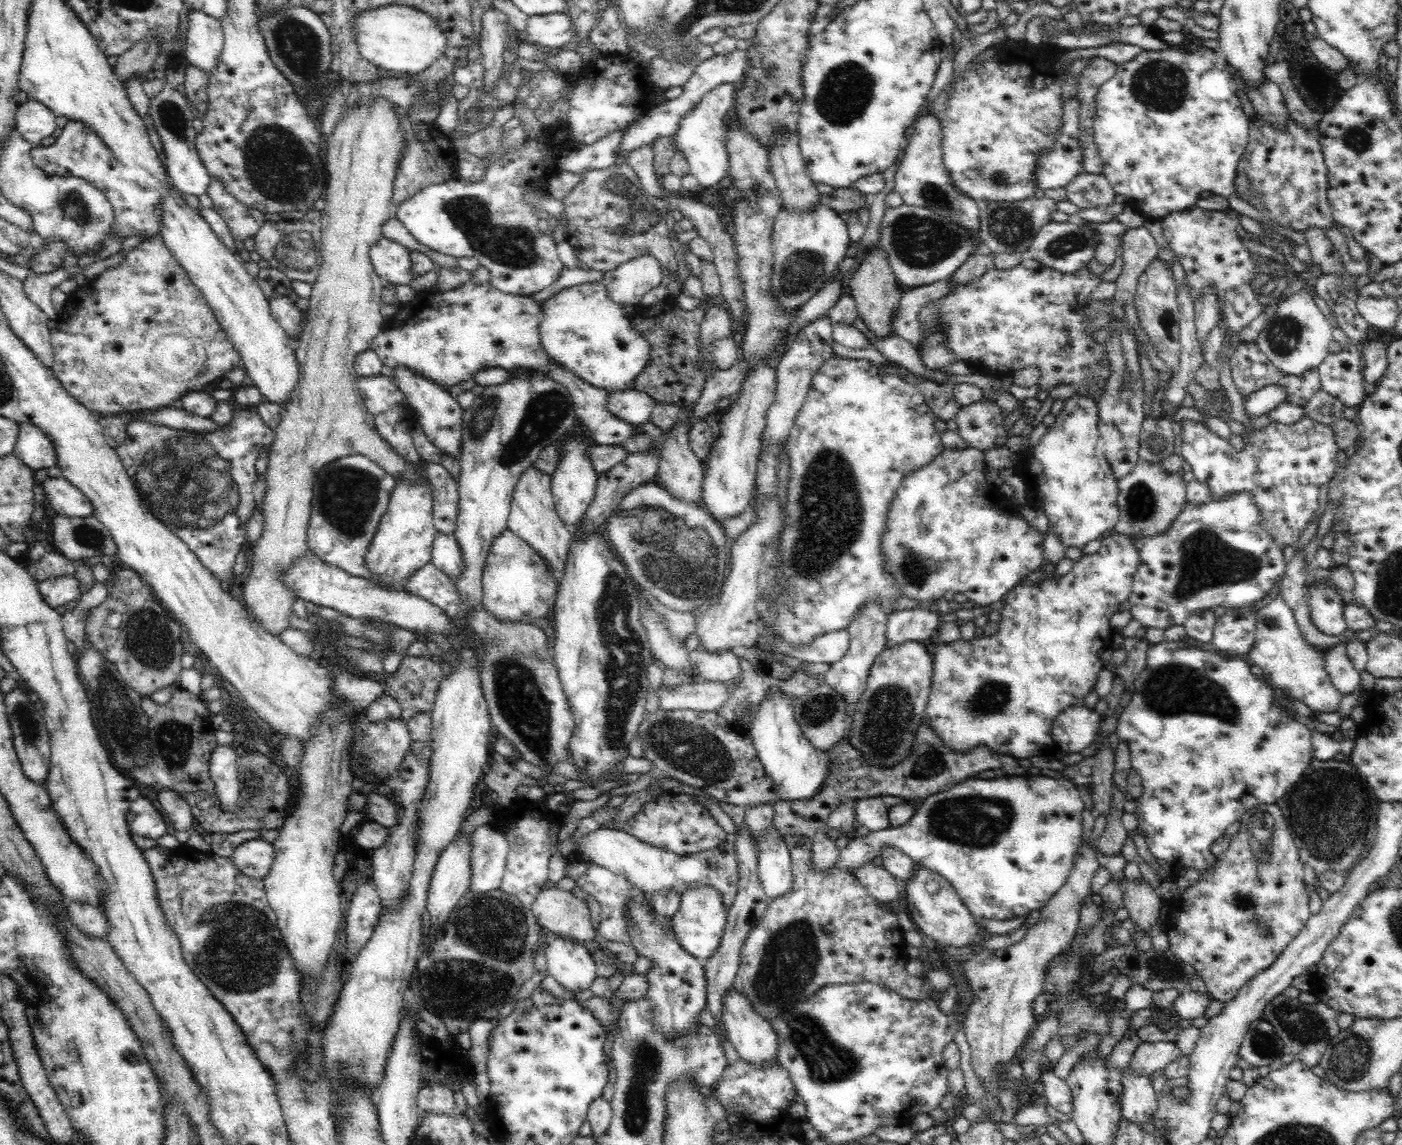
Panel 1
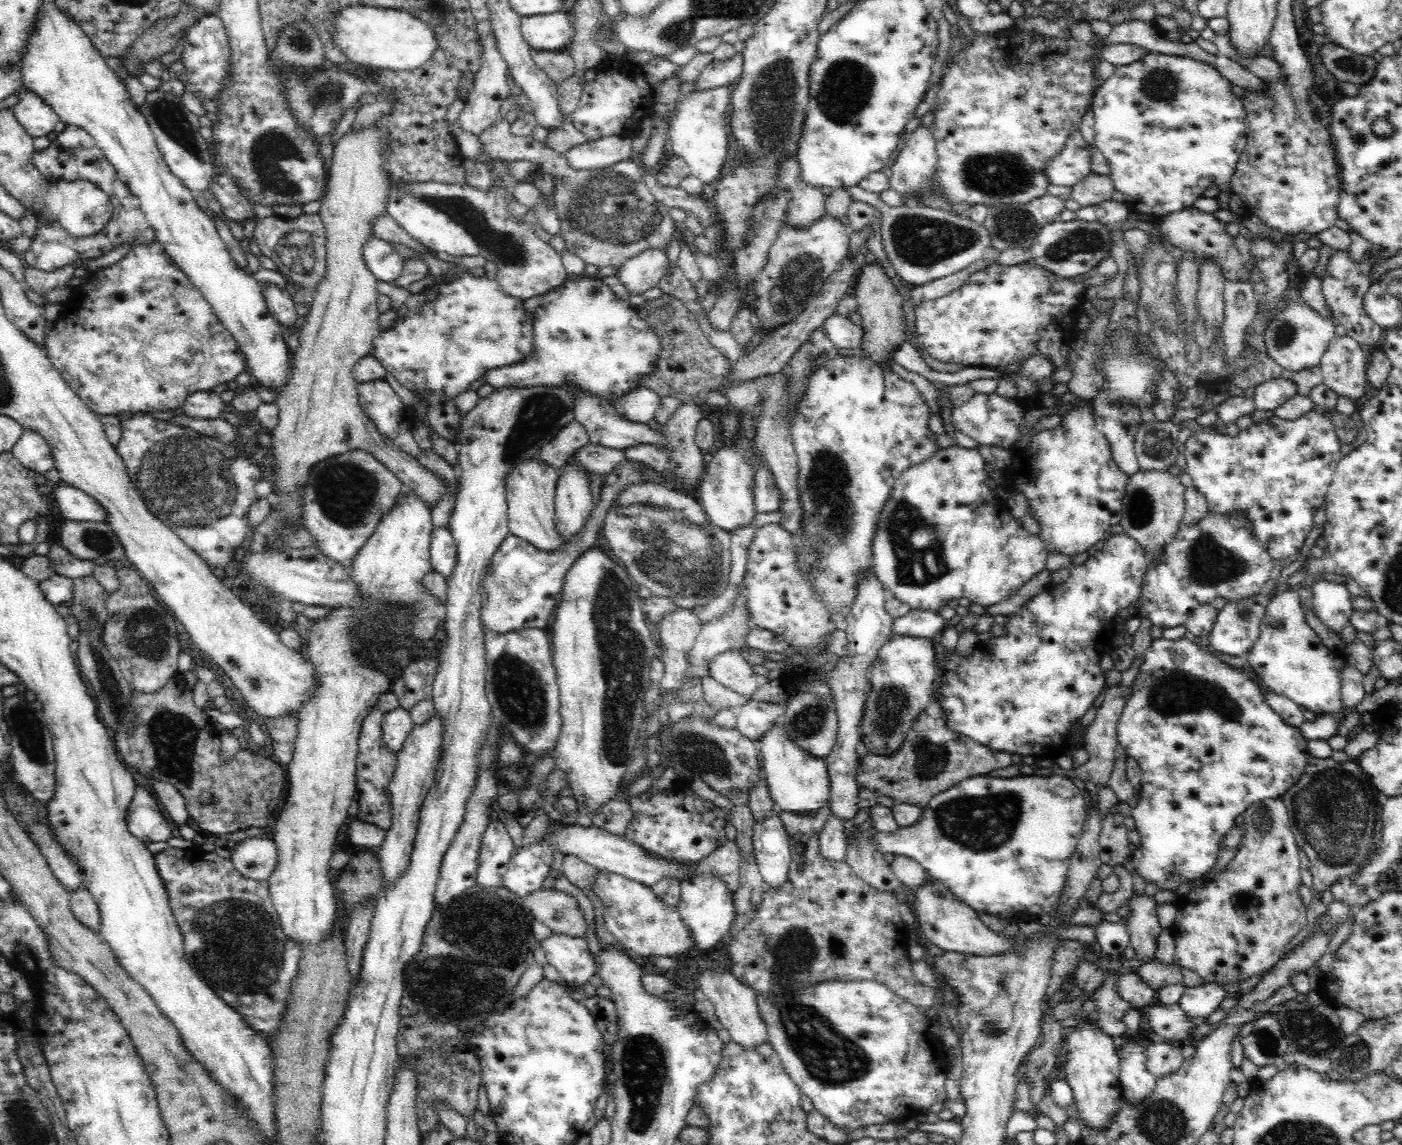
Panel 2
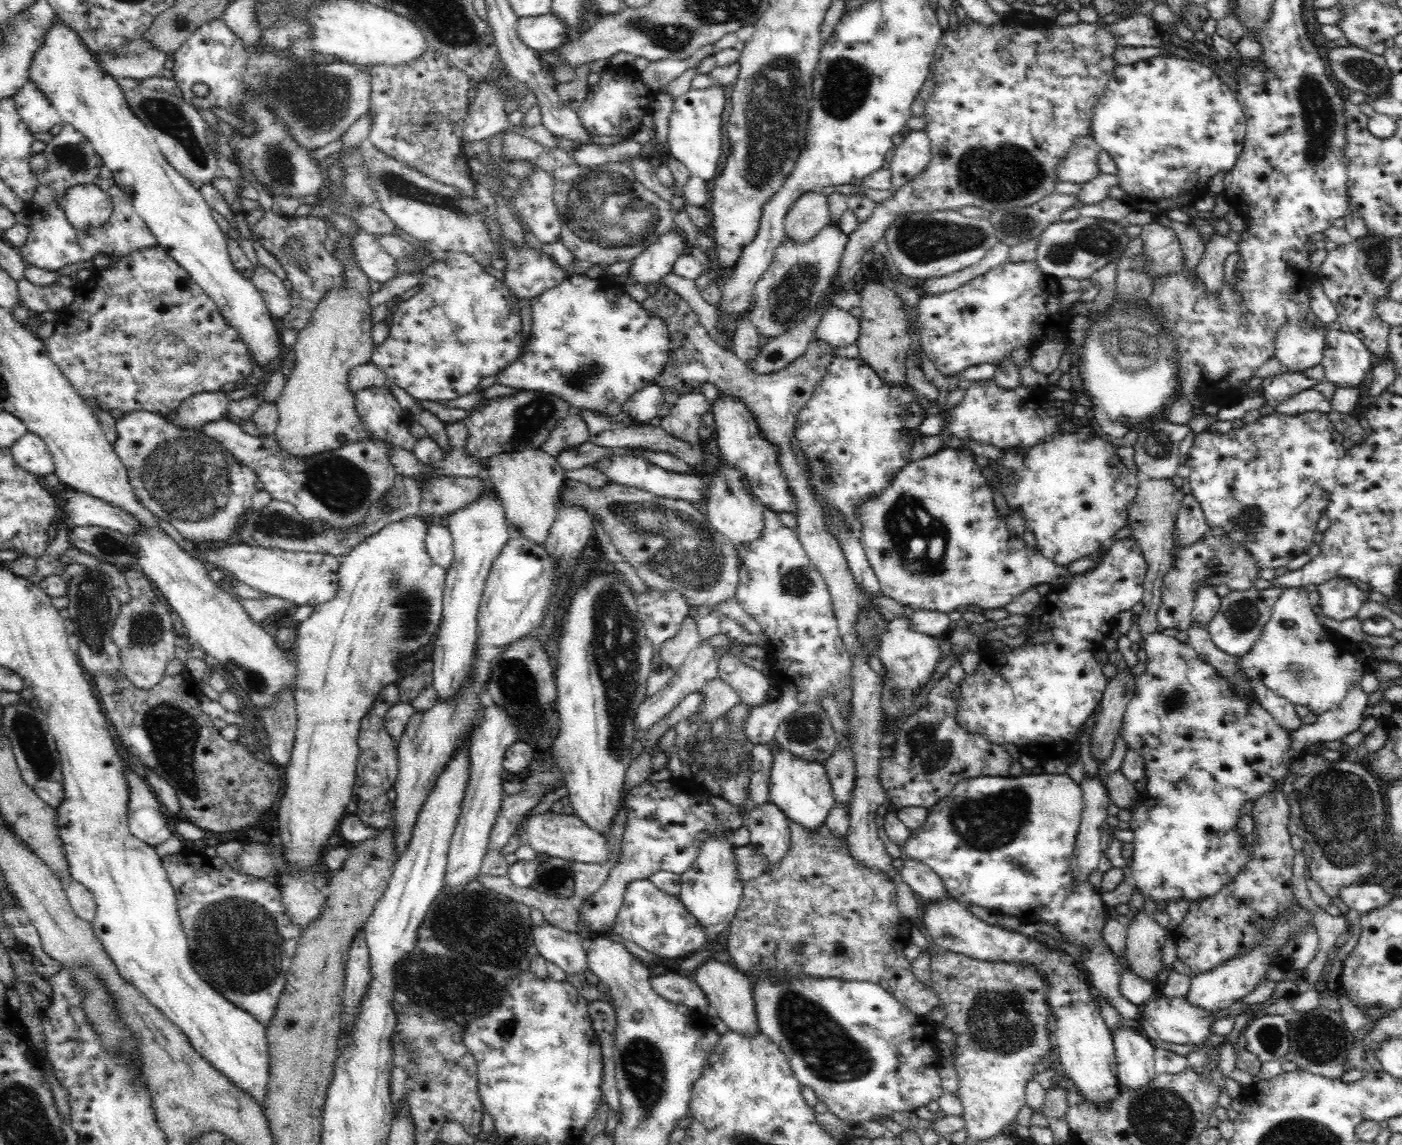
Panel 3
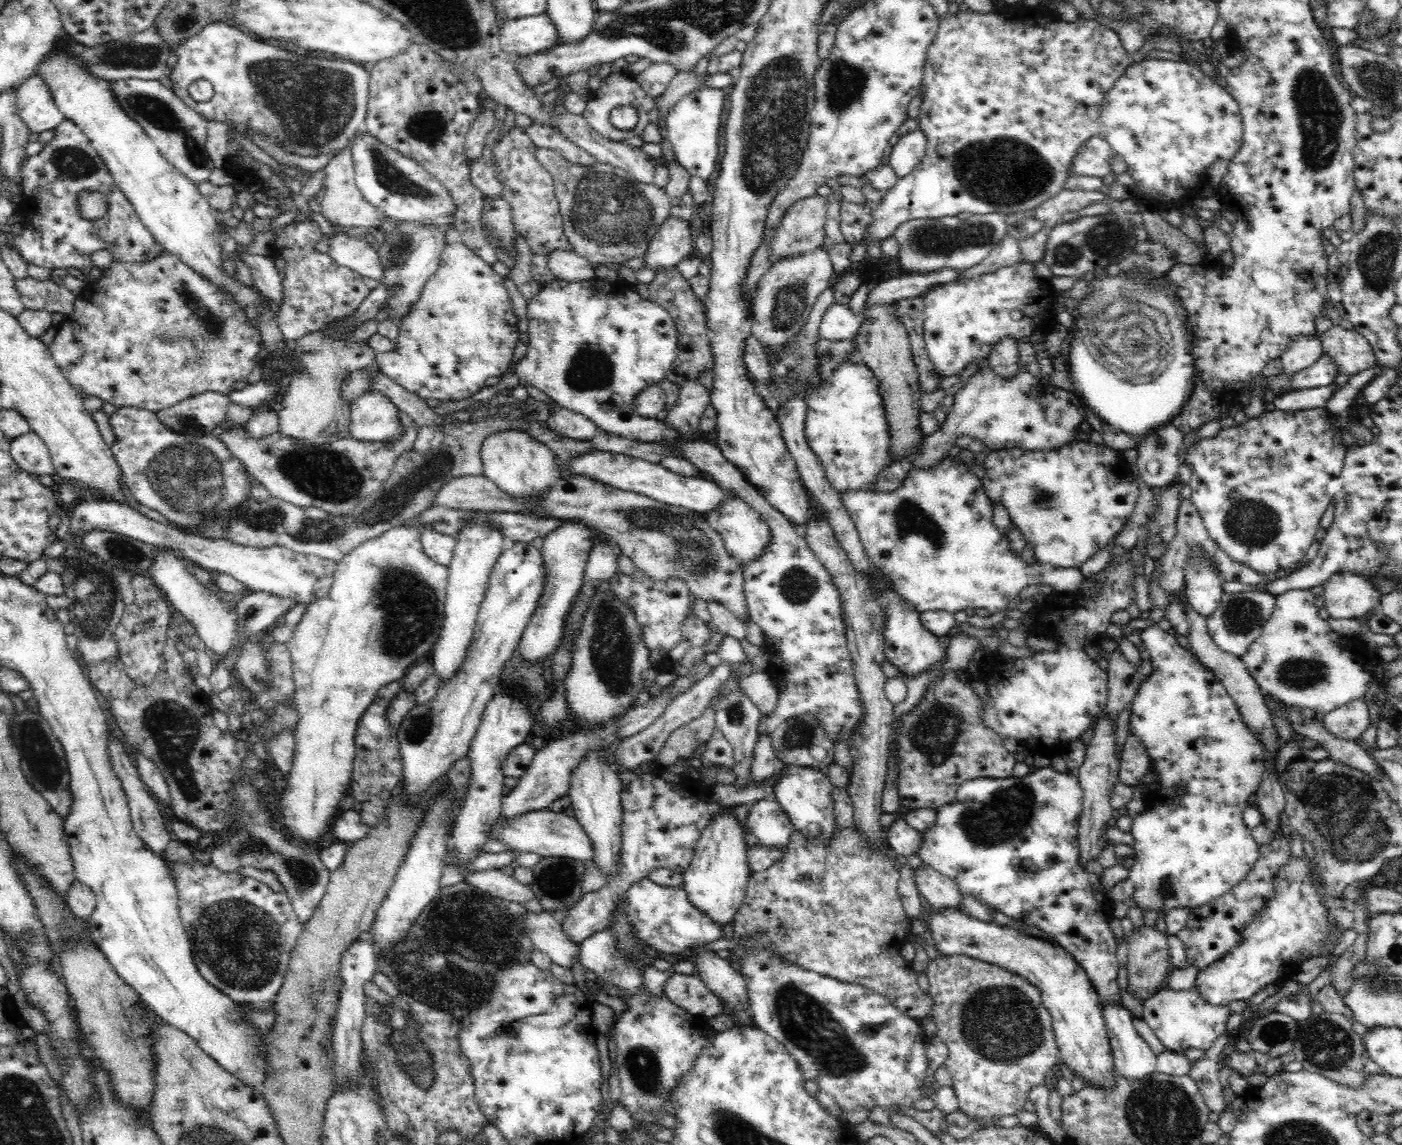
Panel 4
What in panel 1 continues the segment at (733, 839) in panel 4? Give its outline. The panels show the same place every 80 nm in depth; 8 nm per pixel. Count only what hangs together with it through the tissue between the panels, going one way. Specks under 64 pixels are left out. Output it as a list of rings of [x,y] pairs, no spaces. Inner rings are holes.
[[[696,887],[681,894],[681,905],[670,920],[673,935],[688,954],[701,961],[711,958],[720,944],[726,924],[726,909],[722,905],[720,893],[712,887]]]

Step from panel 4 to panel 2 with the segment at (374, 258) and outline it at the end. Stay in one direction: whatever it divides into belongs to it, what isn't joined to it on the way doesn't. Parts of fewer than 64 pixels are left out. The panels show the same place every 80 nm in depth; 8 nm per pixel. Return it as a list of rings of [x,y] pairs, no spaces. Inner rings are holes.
[[[372,237],[363,248],[363,257],[369,271],[380,282],[396,282],[404,268],[406,257],[386,240]]]

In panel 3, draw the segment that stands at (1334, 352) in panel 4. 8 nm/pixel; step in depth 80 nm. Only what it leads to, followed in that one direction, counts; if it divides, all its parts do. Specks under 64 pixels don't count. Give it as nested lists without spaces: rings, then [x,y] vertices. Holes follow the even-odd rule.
[[[1330,329],[1327,332],[1321,365],[1324,380],[1334,383],[1336,390],[1360,388],[1367,381],[1374,361],[1366,345],[1350,331]]]

